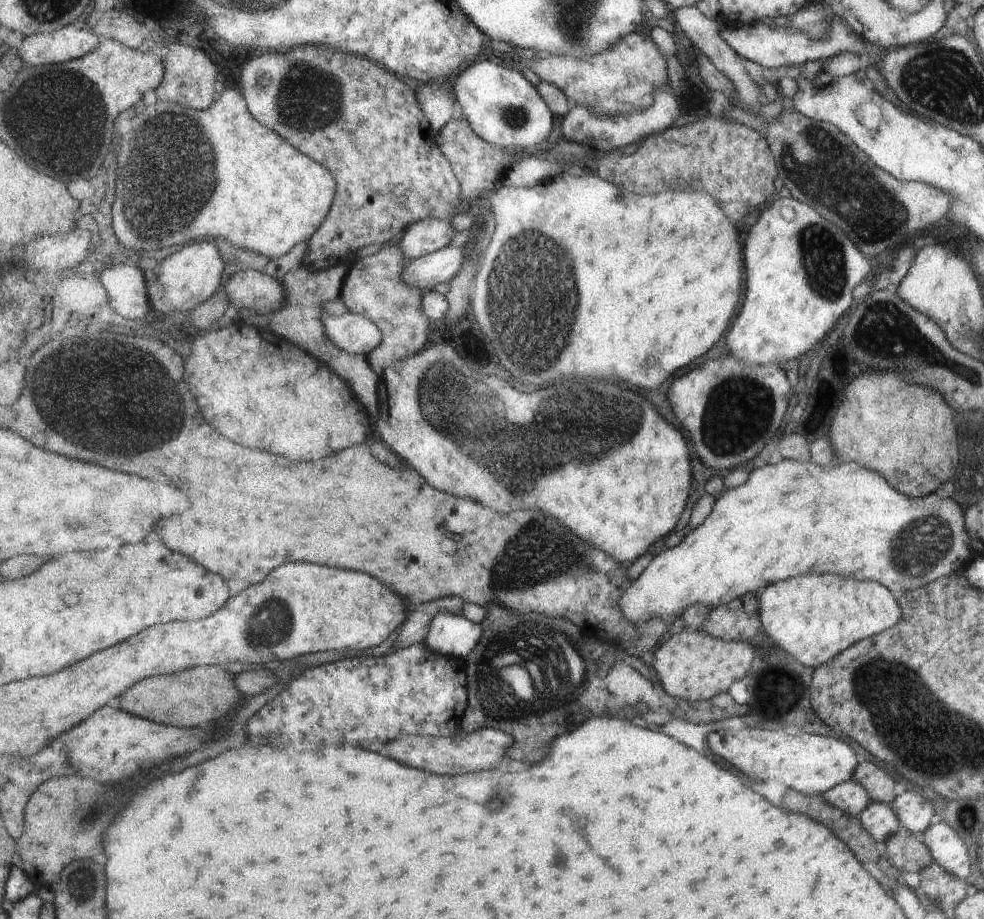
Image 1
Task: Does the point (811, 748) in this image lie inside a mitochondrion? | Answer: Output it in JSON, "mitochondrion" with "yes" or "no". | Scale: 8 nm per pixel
{"mitochondrion":"no"}

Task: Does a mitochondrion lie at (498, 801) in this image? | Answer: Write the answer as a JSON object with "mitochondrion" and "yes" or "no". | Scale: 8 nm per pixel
{"mitochondrion":"yes"}

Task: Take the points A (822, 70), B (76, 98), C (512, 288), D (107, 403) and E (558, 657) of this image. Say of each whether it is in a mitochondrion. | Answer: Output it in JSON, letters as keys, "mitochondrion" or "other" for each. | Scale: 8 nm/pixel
{"A":"other","B":"mitochondrion","C":"mitochondrion","D":"mitochondrion","E":"mitochondrion"}

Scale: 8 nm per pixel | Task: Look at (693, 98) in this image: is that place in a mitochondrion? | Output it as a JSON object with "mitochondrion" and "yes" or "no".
{"mitochondrion":"no"}

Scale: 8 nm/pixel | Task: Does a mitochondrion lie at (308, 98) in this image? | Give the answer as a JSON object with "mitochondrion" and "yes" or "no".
{"mitochondrion":"yes"}

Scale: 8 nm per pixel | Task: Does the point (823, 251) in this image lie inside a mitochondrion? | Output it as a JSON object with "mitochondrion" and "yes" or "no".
{"mitochondrion":"yes"}

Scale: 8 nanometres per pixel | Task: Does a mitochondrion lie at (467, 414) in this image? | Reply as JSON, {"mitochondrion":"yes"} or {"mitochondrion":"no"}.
{"mitochondrion":"yes"}

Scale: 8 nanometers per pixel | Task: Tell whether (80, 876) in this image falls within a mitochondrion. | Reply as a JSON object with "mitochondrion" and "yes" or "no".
{"mitochondrion":"yes"}

